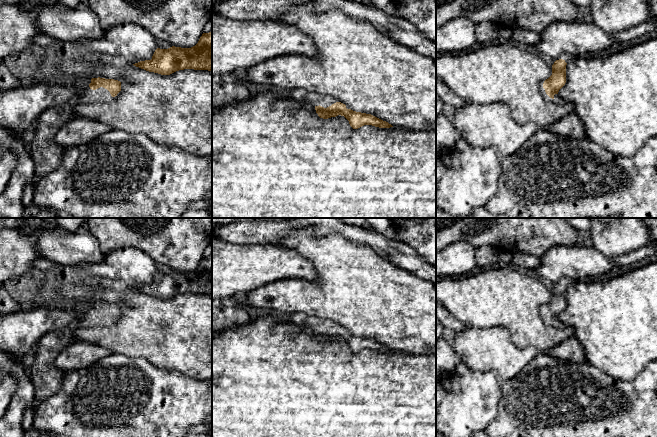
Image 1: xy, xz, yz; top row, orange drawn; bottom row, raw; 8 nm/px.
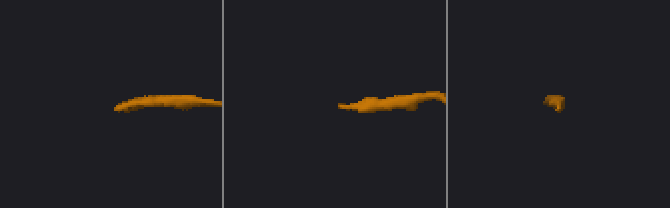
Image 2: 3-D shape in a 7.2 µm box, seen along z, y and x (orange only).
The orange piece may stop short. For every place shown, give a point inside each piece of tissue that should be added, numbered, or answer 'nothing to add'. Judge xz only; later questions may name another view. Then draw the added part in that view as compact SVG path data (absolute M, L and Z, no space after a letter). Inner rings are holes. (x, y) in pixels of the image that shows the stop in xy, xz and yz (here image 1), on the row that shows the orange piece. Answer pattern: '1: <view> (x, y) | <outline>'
1: xz (326, 101) | M324 96L318 100L318 104L324 108L329 107L336 102L340 102L340 101L332 96Z

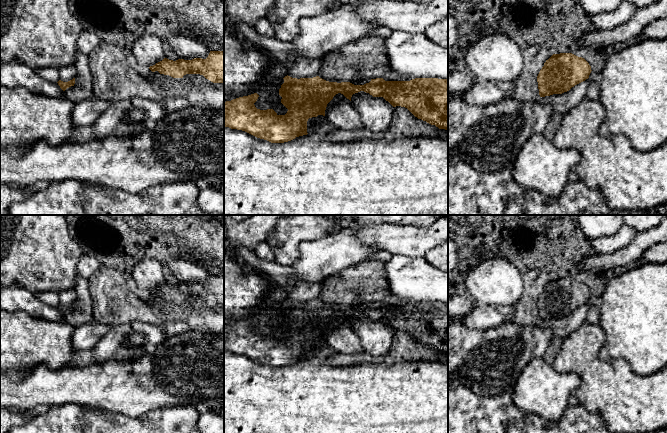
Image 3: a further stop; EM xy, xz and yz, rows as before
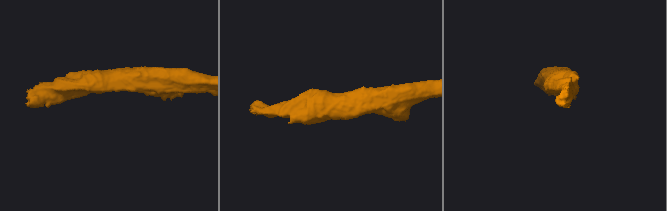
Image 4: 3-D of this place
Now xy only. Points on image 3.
nothing to add

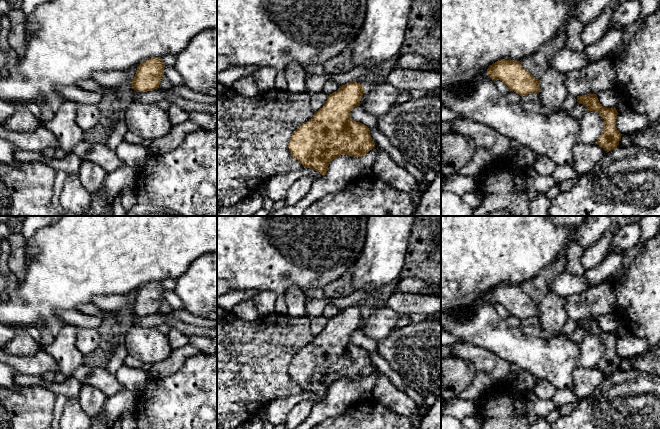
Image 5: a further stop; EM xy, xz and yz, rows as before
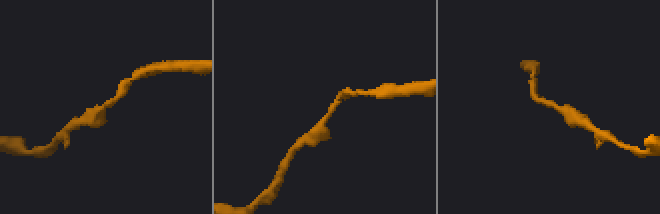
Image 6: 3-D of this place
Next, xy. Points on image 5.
nothing to add

